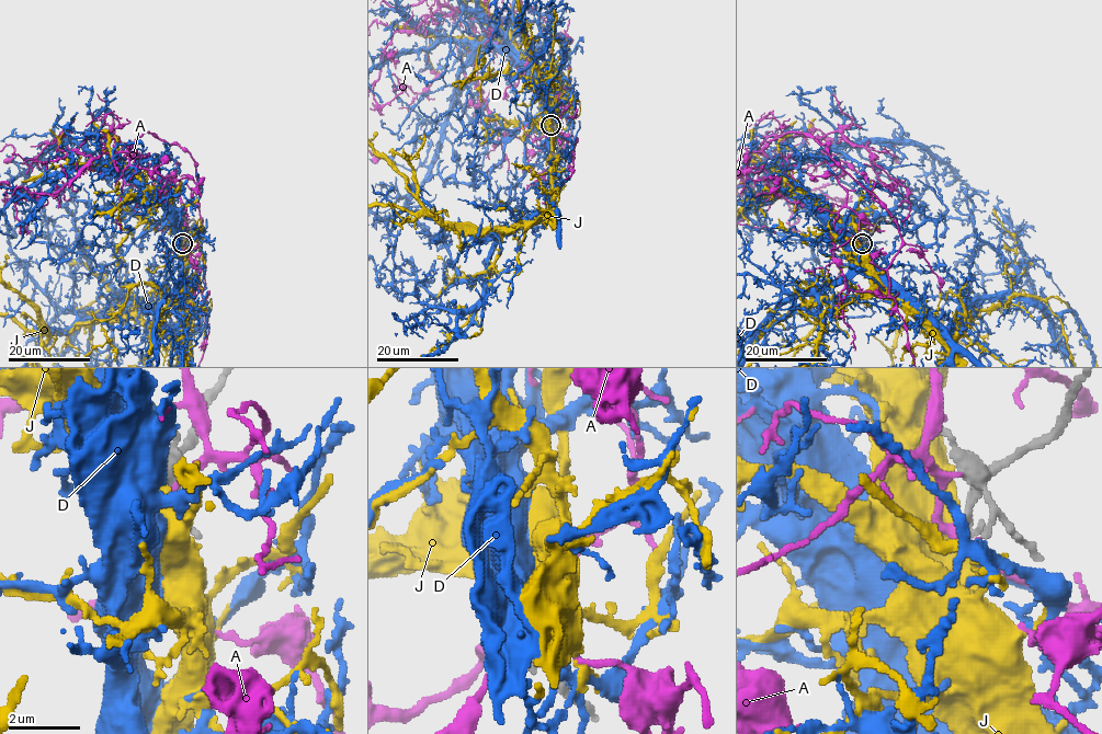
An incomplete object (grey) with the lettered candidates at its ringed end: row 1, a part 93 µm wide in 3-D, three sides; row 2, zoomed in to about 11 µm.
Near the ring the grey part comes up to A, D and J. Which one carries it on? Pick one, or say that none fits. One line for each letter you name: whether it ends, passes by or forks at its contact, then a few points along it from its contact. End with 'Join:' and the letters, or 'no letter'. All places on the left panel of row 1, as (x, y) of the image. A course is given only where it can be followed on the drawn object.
D: it passes by
Join: D

